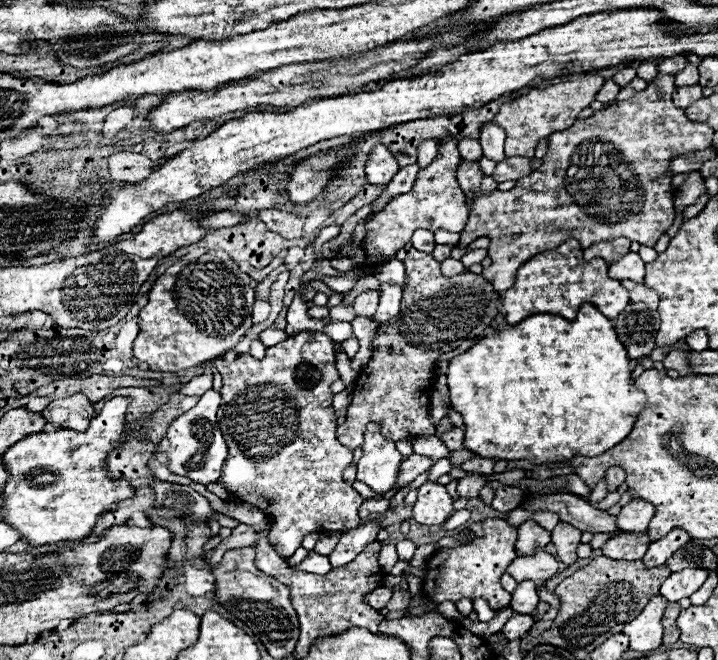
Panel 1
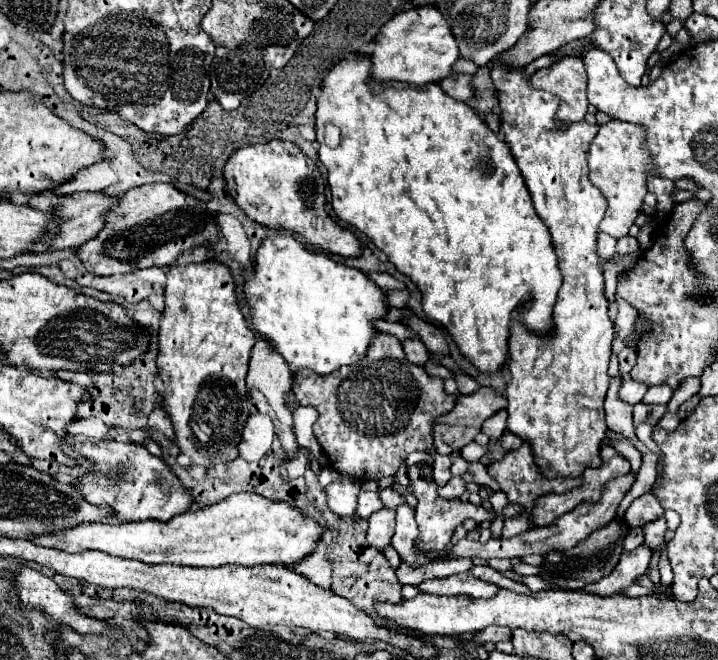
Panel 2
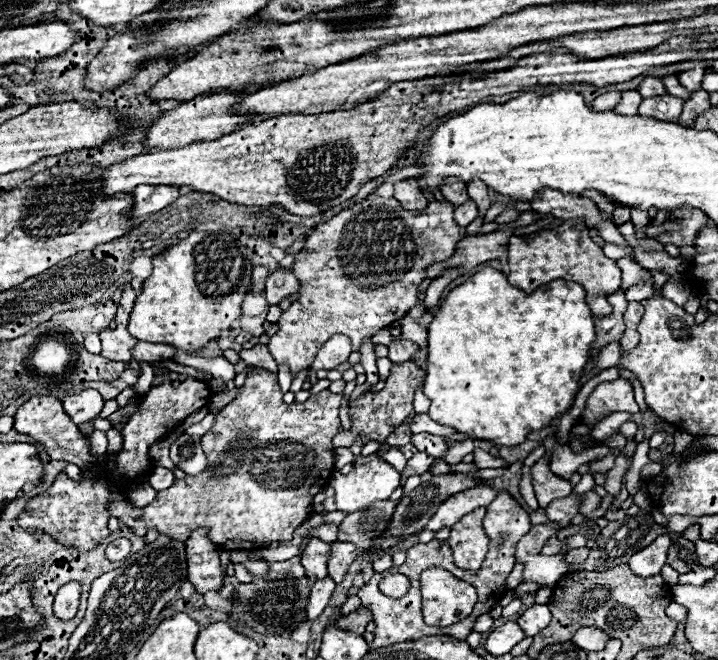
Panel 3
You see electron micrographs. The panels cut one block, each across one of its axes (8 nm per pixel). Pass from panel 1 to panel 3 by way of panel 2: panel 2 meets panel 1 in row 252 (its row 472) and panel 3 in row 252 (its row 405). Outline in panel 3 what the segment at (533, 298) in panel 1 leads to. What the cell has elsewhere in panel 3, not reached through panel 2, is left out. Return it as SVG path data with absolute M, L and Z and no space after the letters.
M582 218L564 220L564 224L556 230L540 230L528 236L512 236L508 242L508 264L508 282L524 292L532 292L534 288L554 278L564 278L584 286L588 306L594 316L602 318L612 312L608 296L620 288L620 268L614 260L608 260L604 256L598 244L590 240L588 228Z

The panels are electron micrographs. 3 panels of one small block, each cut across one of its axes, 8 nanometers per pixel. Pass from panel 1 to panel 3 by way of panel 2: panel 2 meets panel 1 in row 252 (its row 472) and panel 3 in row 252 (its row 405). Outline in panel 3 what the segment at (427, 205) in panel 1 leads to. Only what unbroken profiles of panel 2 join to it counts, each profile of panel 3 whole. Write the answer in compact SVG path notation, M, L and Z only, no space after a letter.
M368 198L348 210L342 210L332 220L318 224L312 232L312 238L306 238L304 250L294 254L292 270L300 282L300 298L282 312L276 322L278 332L270 338L268 350L276 364L286 364L296 376L310 366L316 350L334 334L344 334L350 338L350 344L360 350L362 342L370 340L378 330L388 328L392 322L398 322L406 312L418 304L418 286L426 278L426 268L436 262L448 260L458 240L464 238L464 228L460 228L452 218L454 206L450 202L430 202L422 212L408 212L394 198Z

